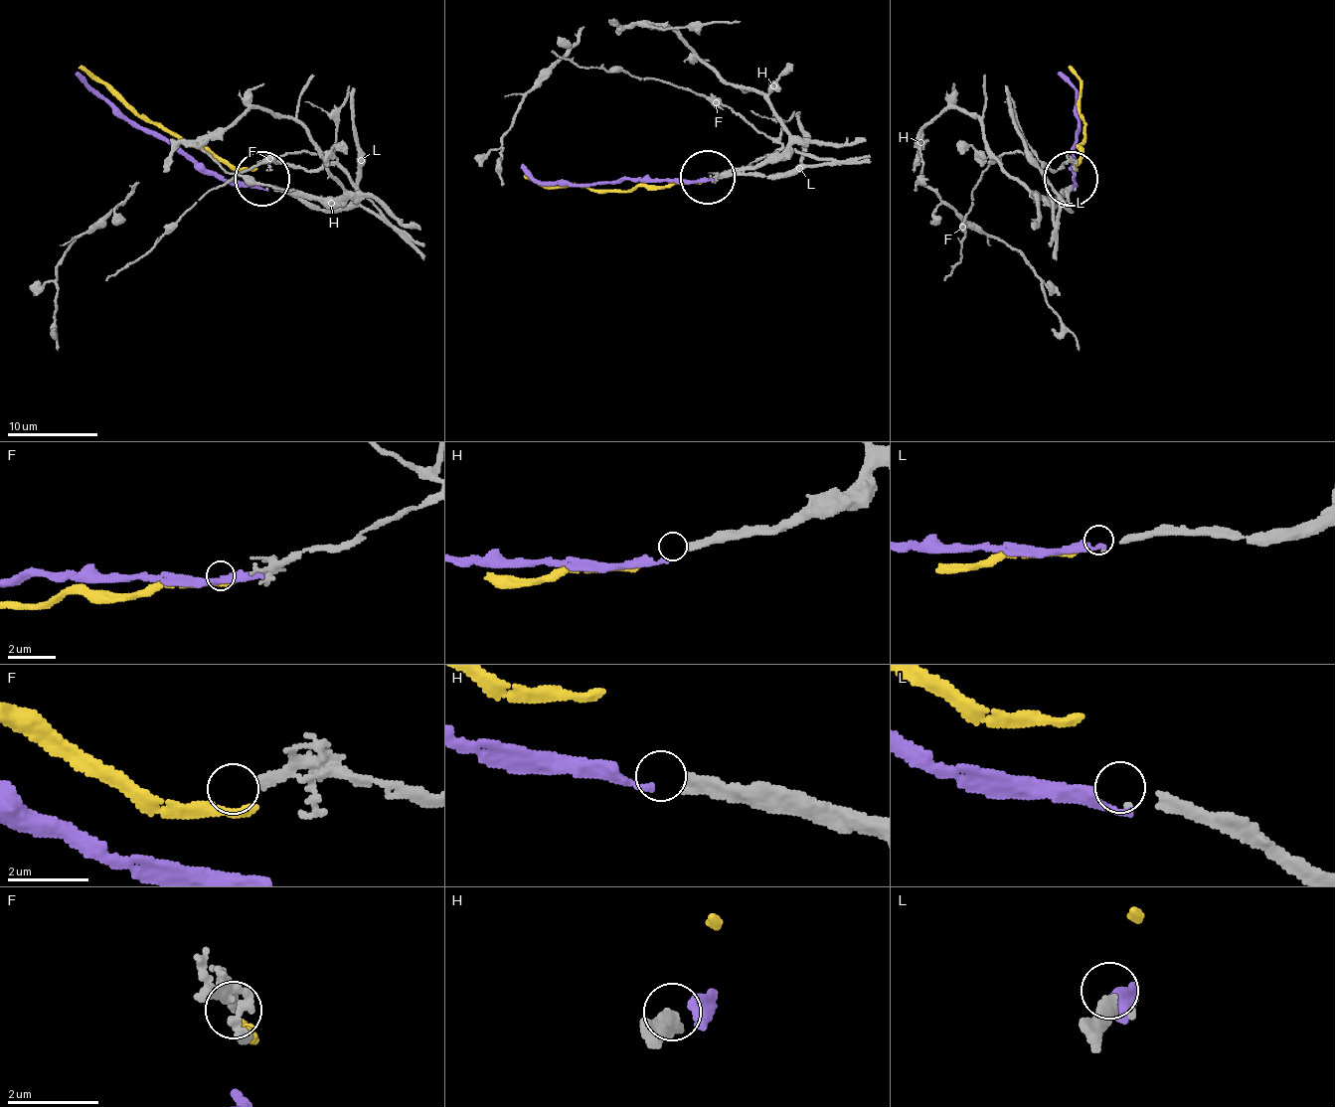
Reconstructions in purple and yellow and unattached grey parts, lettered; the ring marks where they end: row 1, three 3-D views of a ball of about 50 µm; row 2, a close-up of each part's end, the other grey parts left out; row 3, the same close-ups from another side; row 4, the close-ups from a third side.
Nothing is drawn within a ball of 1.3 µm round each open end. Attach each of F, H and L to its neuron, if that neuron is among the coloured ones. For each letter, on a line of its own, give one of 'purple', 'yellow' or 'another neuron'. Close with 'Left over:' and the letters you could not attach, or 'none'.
F: another neuron
H: purple
L: another neuron
Left over: F, L

